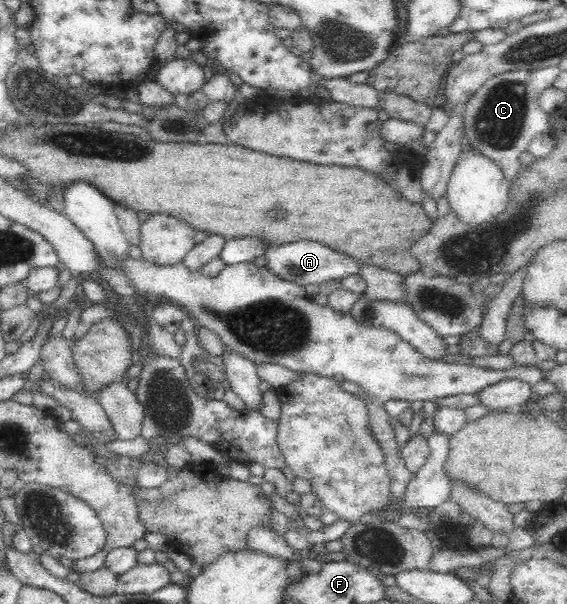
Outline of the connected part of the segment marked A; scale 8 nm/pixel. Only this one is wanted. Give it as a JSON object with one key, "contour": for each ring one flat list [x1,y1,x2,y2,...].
{"contour":[[299,240,278,245,275,249,269,247,262,255,265,259,265,268,280,279,294,282,302,287,308,284,322,285,328,280,340,280,343,276,359,273,360,262,336,252,317,241]]}

